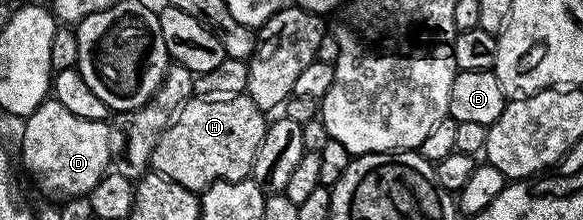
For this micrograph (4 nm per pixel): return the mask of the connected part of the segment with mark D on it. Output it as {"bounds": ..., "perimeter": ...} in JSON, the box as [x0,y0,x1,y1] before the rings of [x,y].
{"bounds":[22,99,112,197],"perimeter":[[[48,99],[40,103],[22,122],[23,165],[35,185],[47,197],[86,197],[101,183],[112,164],[109,145],[110,124],[107,121],[77,119],[73,111]]]}

